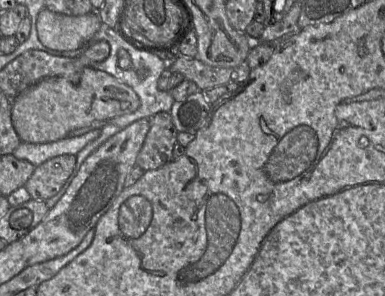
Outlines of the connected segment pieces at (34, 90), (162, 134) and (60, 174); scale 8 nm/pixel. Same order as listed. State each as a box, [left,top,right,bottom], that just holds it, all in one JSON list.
[[11,67,140,143],[136,112,178,171],[24,155,76,201]]

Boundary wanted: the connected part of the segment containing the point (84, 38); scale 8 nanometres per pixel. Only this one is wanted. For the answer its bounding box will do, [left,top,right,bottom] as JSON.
[36,9,101,51]

